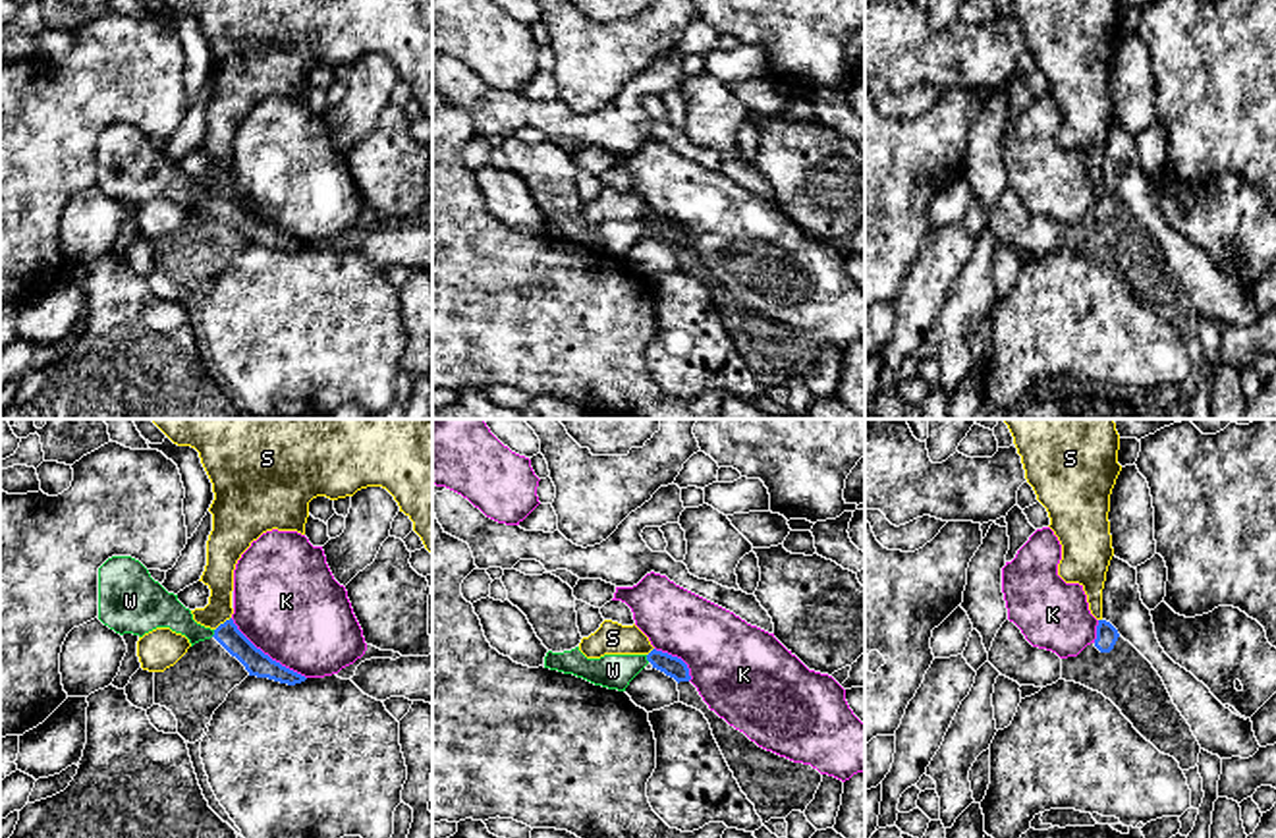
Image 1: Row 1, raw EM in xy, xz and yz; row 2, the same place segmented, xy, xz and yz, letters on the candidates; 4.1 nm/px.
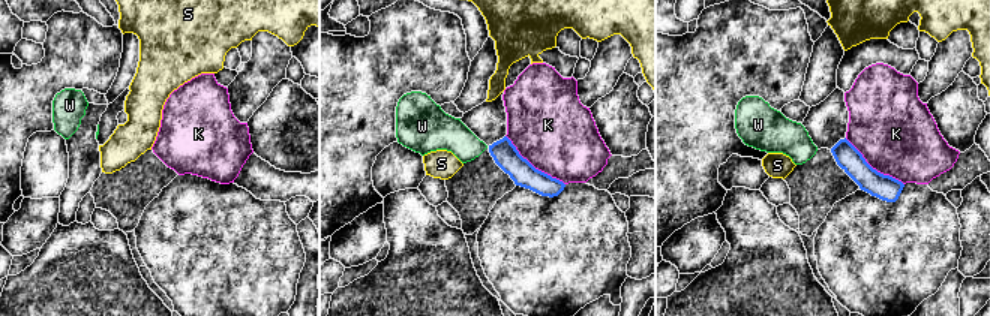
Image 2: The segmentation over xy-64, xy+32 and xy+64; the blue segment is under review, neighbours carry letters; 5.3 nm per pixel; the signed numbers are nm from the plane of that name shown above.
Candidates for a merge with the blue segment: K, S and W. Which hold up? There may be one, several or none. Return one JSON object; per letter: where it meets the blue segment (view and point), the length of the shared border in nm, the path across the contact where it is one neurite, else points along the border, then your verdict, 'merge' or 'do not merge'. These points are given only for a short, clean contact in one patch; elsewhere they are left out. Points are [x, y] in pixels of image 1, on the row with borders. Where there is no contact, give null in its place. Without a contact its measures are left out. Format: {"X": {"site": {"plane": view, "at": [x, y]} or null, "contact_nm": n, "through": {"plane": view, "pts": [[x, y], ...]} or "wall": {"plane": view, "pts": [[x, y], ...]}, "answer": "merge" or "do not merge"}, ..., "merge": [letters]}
{"K": {"site": {"plane": "xy", "at": [267, 655]}, "contact_nm": 400, "answer": "do not merge"}, "S": {"site": {"plane": "xy", "at": [224, 622]}, "contact_nm": 90, "wall": {"plane": "xy", "pts": [[230, 616], [215, 630]]}, "answer": "do not merge"}, "W": {"site": {"plane": "xy", "at": [215, 634]}, "contact_nm": 40, "through": {"plane": "xy", "pts": [[228, 636], [215, 634], [194, 632], [161, 609]]}, "answer": "merge"}, "merge": ["W"]}

